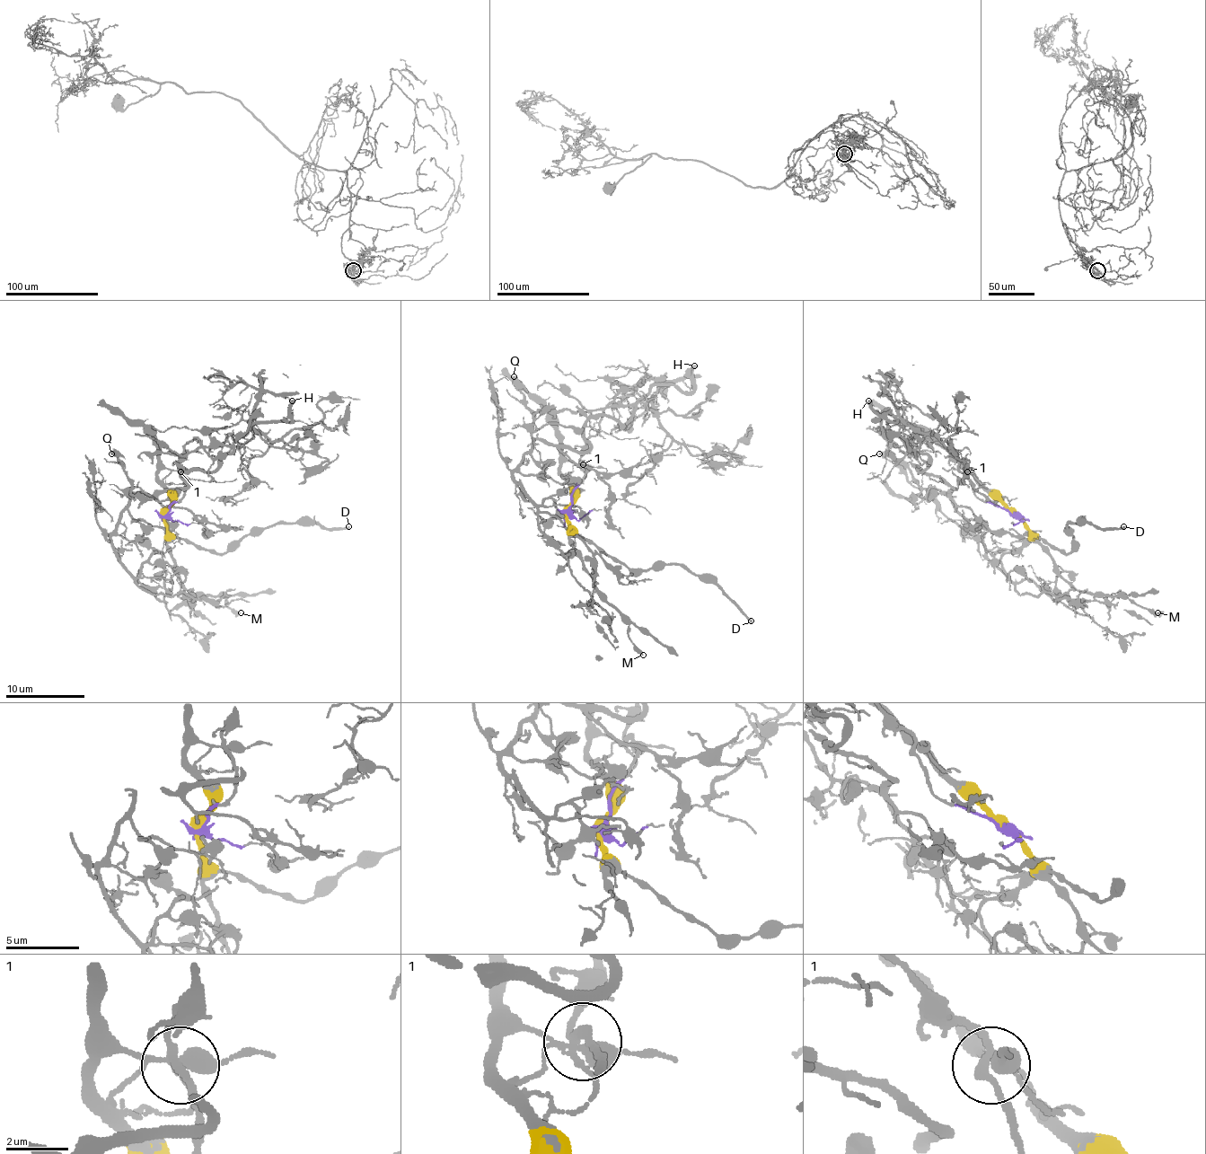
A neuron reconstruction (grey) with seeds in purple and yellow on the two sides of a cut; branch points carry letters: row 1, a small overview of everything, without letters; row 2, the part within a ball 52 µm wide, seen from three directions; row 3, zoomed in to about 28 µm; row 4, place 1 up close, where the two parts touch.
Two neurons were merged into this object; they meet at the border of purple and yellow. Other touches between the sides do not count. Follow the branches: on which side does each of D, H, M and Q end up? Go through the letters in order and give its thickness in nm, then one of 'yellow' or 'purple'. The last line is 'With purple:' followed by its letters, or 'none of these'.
D: calibre 240 nm; yellow
H: calibre 240 nm; purple
M: calibre 360 nm; yellow
Q: calibre 360 nm; purple
With purple: H, Q

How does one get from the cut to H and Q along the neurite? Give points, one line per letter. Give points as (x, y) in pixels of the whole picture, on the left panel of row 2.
H: (166, 515), (183, 495), (183, 447), (198, 437), (206, 447), (233, 445), (252, 426), (290, 419), (292, 400)
Q: (166, 515), (183, 495), (183, 447), (231, 447), (213, 471), (183, 472), (183, 488), (146, 495), (110, 453)

